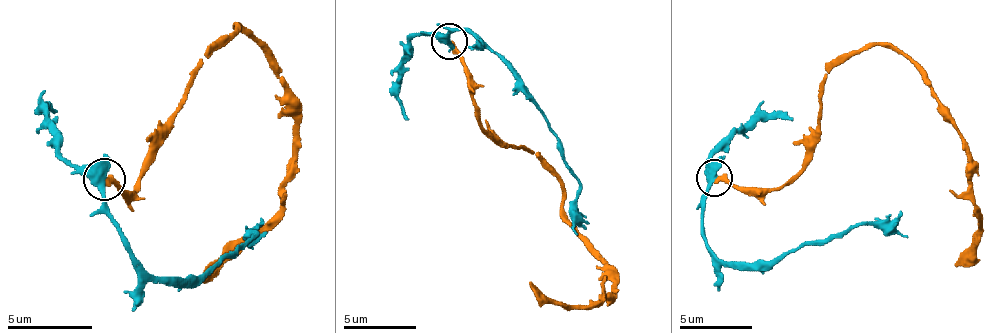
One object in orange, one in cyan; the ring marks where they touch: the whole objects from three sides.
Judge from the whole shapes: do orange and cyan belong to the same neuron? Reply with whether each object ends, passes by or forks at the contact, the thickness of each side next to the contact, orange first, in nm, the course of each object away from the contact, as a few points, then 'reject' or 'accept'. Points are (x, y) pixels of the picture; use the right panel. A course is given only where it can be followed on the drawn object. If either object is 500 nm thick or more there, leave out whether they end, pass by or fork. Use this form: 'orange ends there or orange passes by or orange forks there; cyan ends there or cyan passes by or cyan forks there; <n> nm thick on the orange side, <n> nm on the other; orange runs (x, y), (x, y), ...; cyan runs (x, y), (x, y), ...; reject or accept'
orange ends there; cyan forks there; 360 nm thick on the orange side, 440 nm on the other; orange runs (715, 180), (780, 187), (820, 118), (820, 82), (857, 49), (893, 45), (966, 151), (977, 242), (955, 268); cyan runs (715, 177), (704, 242), (722, 260), (773, 264), (857, 224), (897, 228), (908, 239); reject

